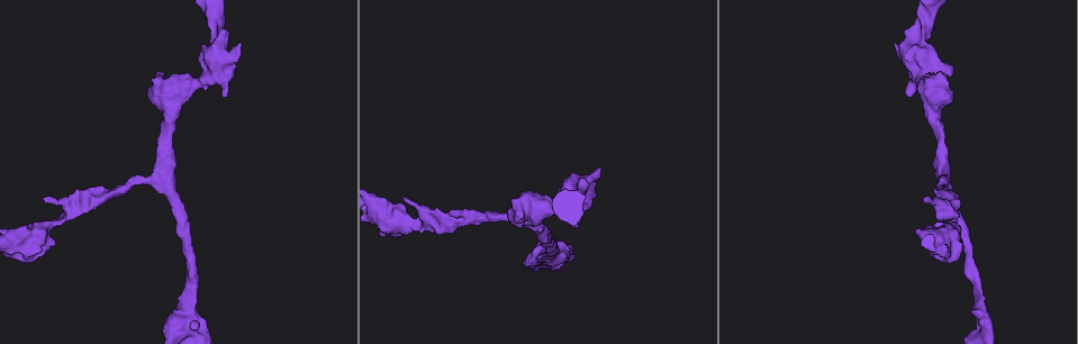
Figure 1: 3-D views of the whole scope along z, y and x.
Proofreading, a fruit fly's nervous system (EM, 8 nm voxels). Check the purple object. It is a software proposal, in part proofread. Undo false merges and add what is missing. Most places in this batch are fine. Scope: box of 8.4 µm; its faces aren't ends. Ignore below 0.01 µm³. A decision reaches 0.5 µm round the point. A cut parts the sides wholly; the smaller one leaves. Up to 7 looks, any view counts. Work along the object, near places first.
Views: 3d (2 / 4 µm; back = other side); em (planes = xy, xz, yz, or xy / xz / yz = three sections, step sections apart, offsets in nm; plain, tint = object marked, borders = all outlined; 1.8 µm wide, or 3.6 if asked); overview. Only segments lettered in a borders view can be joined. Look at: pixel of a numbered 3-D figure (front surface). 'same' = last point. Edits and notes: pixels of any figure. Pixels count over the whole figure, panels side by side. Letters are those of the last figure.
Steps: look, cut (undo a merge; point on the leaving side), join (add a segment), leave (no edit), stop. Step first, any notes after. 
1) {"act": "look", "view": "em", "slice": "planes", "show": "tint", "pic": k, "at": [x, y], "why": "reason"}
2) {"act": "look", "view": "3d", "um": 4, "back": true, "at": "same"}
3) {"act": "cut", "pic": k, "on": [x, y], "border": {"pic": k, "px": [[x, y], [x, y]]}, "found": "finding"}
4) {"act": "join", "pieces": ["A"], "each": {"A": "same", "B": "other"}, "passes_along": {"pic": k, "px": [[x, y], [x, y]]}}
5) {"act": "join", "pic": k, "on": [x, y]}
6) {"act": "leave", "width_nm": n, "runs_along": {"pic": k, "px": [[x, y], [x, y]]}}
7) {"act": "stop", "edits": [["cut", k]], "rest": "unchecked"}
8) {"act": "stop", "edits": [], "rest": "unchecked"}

{"act": "look", "view": "em", "slice": "planes", "show": "plain", "pic": 1, "at": [919, 49], "why": "three arms meet"}

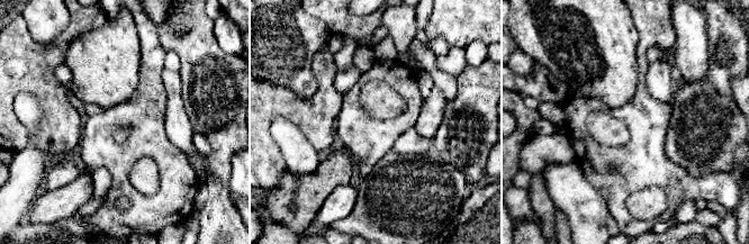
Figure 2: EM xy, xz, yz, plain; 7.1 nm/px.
{"act": "look", "view": "em", "slice": "planes", "show": "borders", "at": "same", "why": "see the neighbours"}

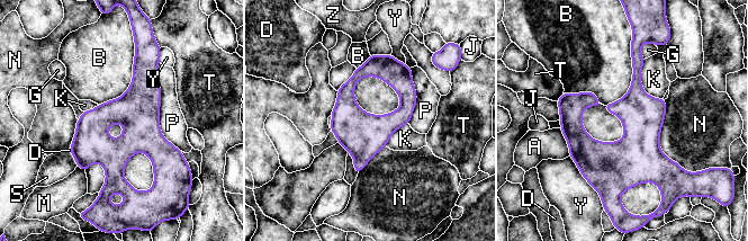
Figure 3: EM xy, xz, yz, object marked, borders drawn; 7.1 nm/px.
{"act": "leave", "each": {"A": "other", "B": "other", "D": "other", "G": "other", "J": "other", "K": "other", "M": "other", "N": "other", "P": "other", "S": "other", "T": "other", "Y": "other", "Z": "other"}, "runs_along": {"pic": 3, "px": [[634, 51], [637, 153], [616, 185]]}, "found": "continuous, no second neuron"}

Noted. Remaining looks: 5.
{"act": "look", "view": "em", "slice": "yz", "step": 16, "show": "tint", "pic": 1, "at": [982, 329], "why": "abrupt turn"}

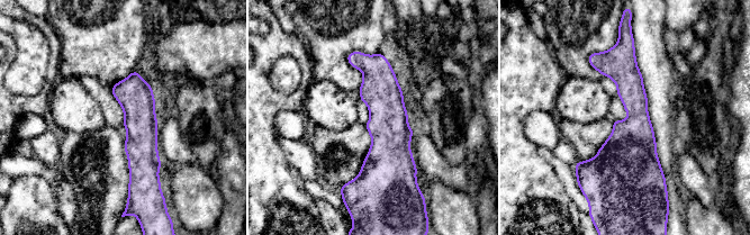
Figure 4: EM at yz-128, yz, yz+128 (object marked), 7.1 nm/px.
{"act": "look", "view": "em", "slice": "planes", "show": "borders", "at": "same", "why": "another direction"}

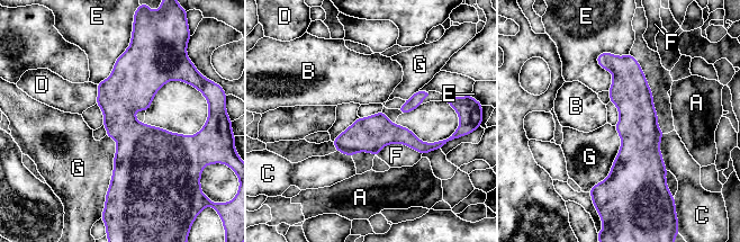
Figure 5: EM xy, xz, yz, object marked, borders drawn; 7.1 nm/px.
{"act": "leave", "each": {"A": "other", "B": "other", "C": "other", "D": "other", "E": "other", "F": "other", "G": "other"}, "border": {"pic": 5, "px": [[615, 126], [619, 153], [589, 190]]}, "found": "continuous, no second neuron"}

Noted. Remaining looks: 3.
{"act": "look", "view": "3d", "um": 4, "pic": 1, "at": [75, 209], "why": "calibre changes"}

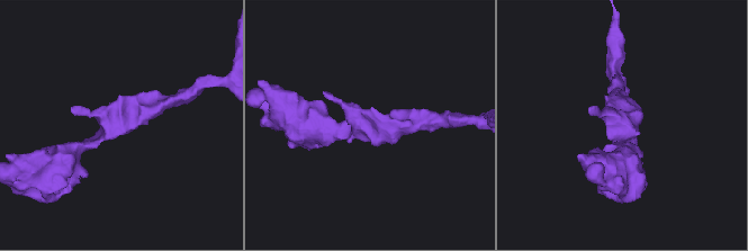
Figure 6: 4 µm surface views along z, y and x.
{"act": "look", "view": "em", "slice": "planes", "show": "borders", "pic": 6, "at": [366, 122], "why": "shape alone is not enough"}

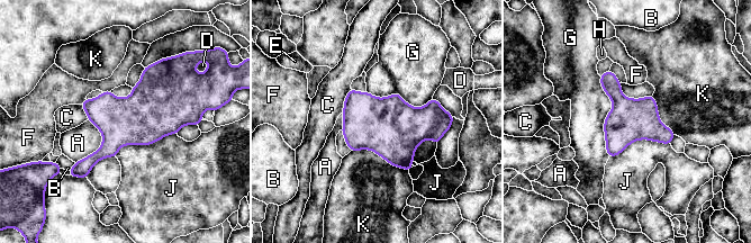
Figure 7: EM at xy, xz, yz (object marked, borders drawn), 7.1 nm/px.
{"act": "leave", "each": {"A": "other", "B": "other", "C": "other", "D": "other", "E": "other", "F": "other", "G": "other", "H": "other", "J": "other", "K": "other"}, "border": {"pic": 7, "px": [[175, 133], [115, 155]]}, "found": "one neuron here"}

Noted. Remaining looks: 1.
{"act": "stop", "edits": [], "rest": "unchecked"}

